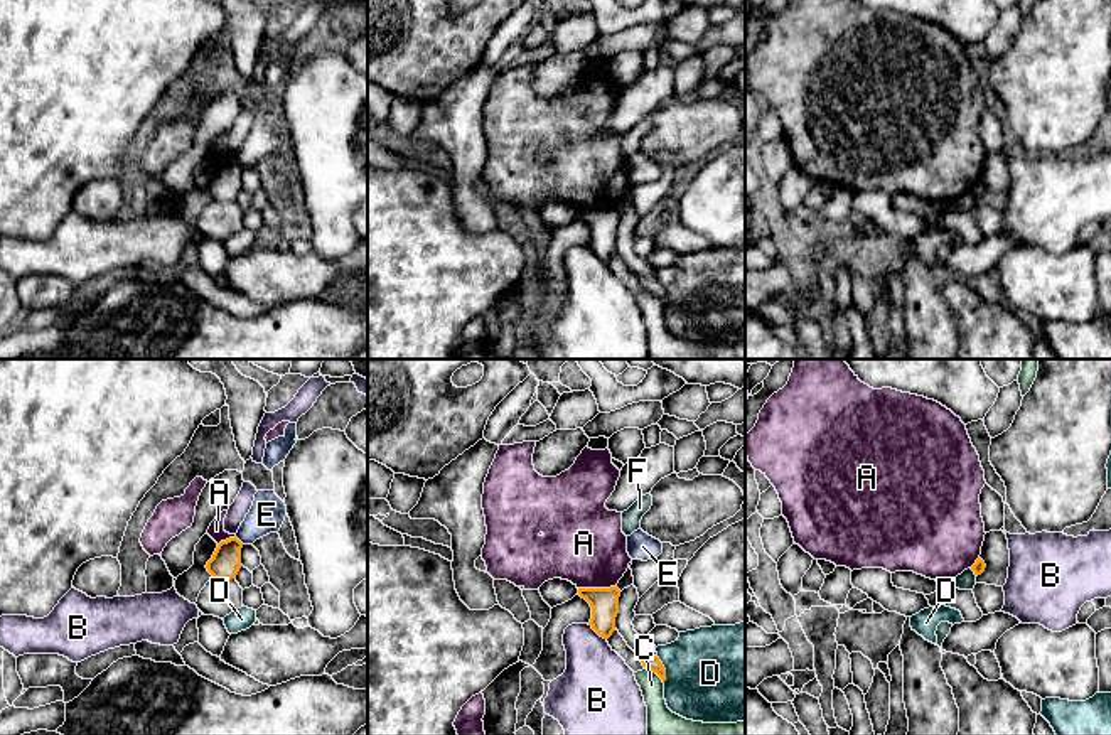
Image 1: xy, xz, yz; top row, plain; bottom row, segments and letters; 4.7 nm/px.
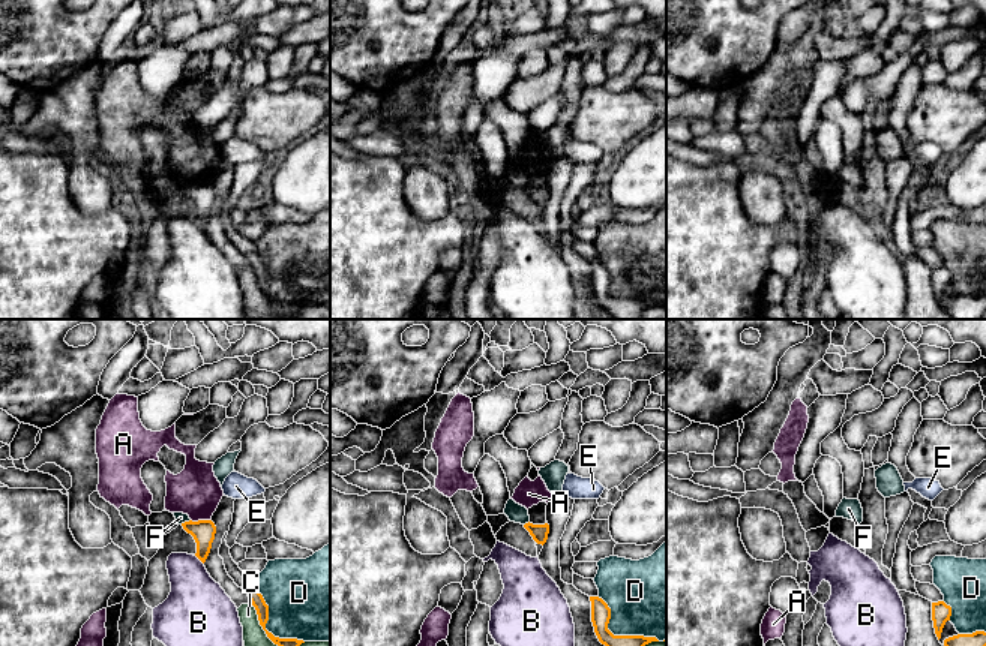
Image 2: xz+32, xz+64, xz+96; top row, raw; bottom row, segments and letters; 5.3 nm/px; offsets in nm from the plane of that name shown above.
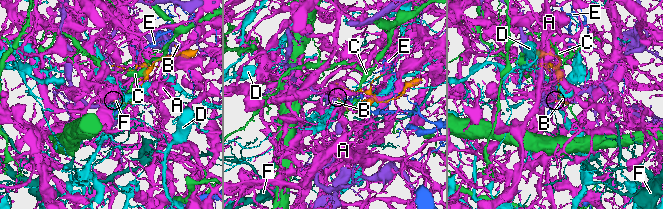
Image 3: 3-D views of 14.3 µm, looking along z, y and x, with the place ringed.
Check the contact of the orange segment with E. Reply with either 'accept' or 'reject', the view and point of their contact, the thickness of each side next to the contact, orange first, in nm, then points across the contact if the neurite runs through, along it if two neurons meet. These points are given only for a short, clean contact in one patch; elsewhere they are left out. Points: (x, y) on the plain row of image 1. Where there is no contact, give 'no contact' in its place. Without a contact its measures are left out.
reject | xy (238, 162) | 140/170 nm | along xy (235, 159), (243, 166)

